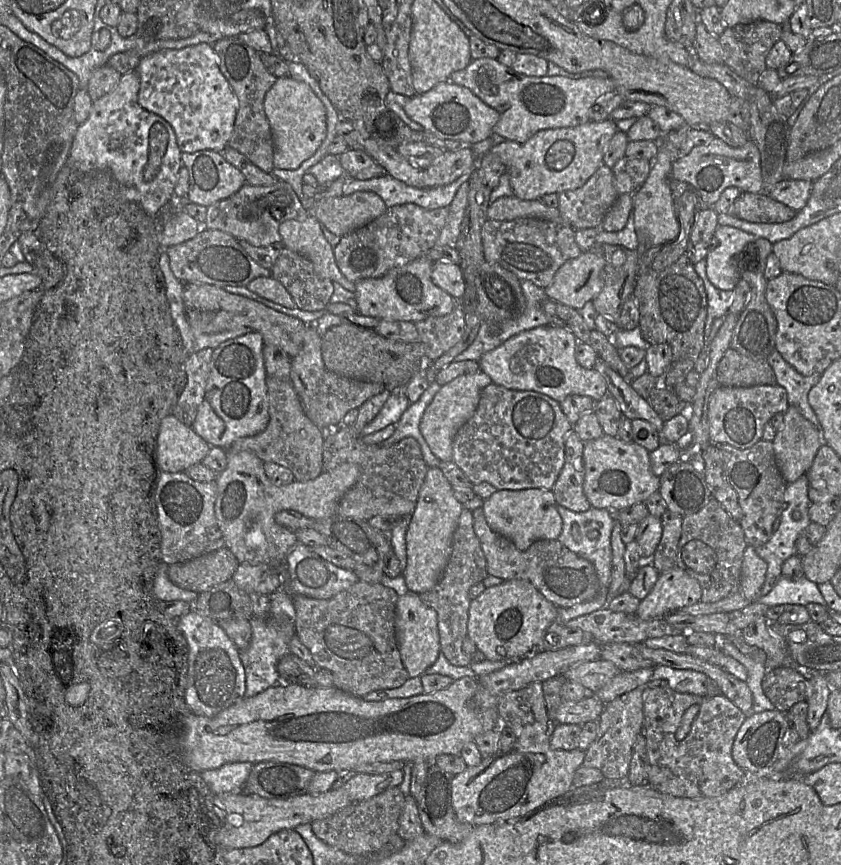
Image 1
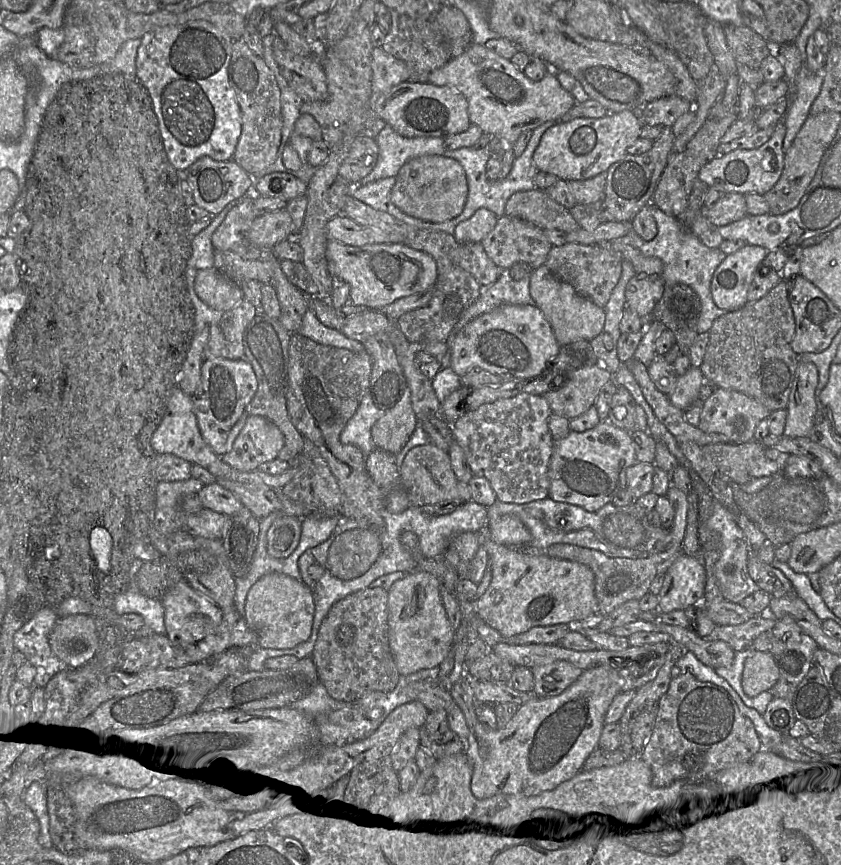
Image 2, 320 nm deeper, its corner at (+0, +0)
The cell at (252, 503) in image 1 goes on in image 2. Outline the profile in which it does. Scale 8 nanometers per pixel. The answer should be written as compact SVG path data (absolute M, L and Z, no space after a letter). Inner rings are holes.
M250 414L244 427L236 438L232 450L221 456L224 463L241 472L253 472L261 464L278 458L278 453L285 443L281 430L269 419Z

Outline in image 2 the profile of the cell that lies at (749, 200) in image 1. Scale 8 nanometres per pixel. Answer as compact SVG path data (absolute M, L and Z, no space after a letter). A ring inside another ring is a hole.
M726 193L712 207L706 208L704 214L715 227L741 220L748 215L745 195Z

